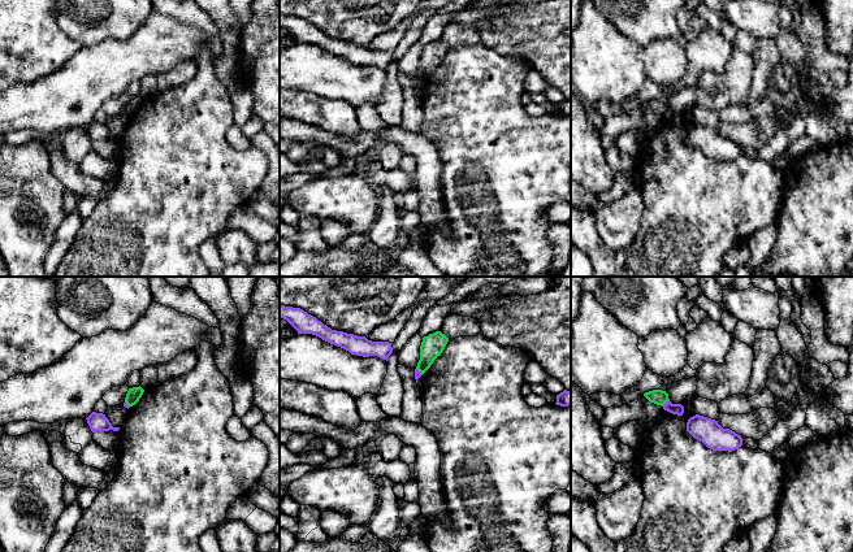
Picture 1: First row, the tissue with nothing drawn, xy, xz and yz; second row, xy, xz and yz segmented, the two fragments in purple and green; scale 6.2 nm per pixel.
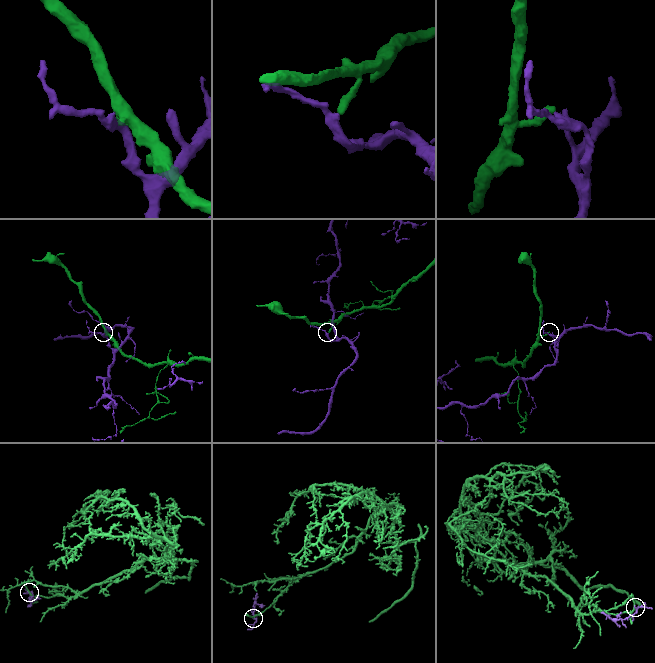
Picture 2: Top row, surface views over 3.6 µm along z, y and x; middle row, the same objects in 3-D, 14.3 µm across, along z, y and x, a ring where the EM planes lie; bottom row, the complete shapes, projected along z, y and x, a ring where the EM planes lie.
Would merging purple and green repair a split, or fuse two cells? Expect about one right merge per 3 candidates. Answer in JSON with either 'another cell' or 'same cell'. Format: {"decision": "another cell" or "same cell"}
{"decision": "another cell"}

